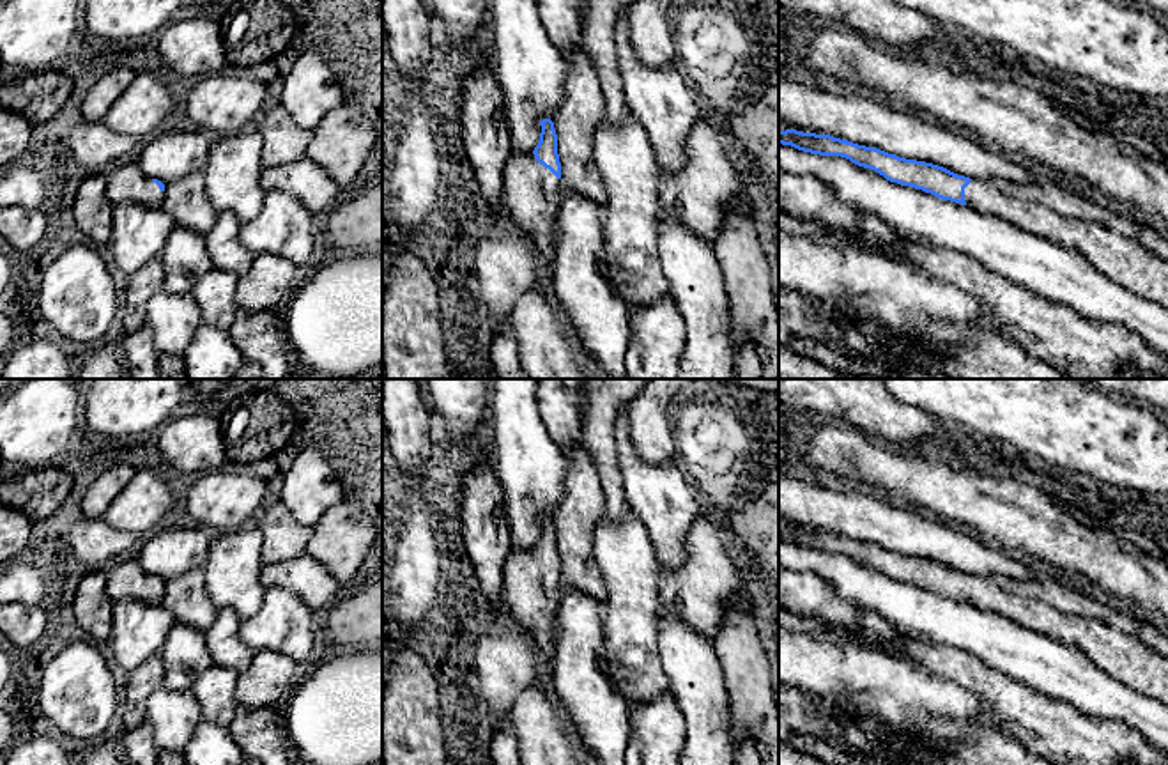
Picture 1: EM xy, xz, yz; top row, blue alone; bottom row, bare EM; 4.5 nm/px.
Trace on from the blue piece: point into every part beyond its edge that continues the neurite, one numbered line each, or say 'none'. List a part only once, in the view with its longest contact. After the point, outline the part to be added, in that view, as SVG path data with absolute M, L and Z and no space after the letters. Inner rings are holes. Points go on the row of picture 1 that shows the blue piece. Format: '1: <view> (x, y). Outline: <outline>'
1: xz (531, 197). Outline: M511 149L504 166L504 214L536 244L540 259L549 266L561 198L561 179L540 165L533 152Z

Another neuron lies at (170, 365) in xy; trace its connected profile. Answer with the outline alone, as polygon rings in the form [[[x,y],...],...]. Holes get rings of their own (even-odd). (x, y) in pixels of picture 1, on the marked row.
[[[159,354],[158,361],[159,379],[188,379],[182,356]]]

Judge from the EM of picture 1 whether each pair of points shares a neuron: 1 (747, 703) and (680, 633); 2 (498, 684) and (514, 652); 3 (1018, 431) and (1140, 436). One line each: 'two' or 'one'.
1: two
2: one
3: one

